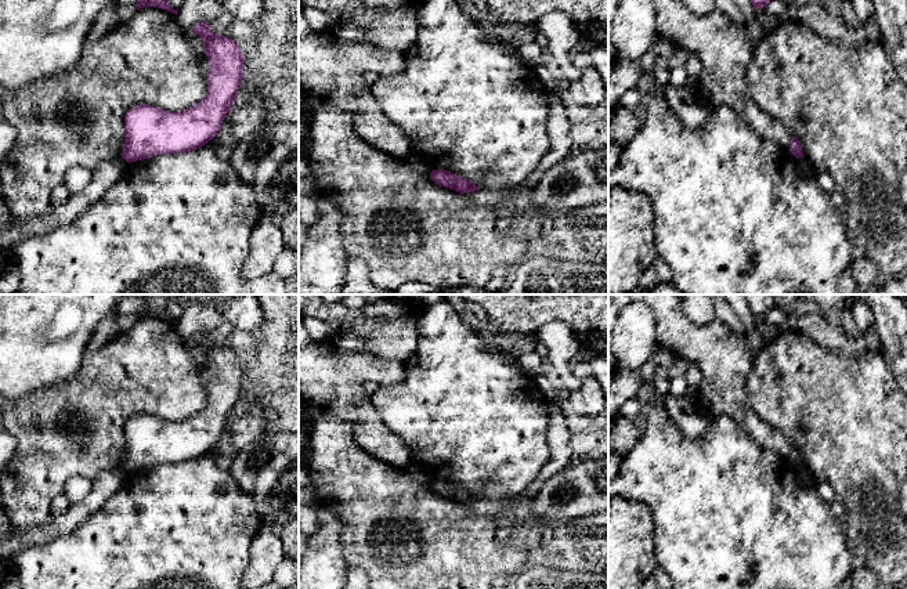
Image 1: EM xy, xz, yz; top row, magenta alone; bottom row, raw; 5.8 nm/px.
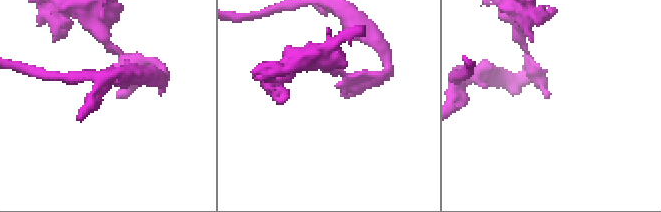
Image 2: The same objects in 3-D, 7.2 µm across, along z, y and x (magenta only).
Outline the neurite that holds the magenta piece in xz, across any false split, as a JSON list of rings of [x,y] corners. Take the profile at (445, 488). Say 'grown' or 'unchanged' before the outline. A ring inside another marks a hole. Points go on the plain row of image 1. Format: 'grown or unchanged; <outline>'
unchanged; [[[431,480],[430,483],[430,488],[441,495],[441,496],[445,496],[445,498],[449,498],[449,499],[454,499],[459,503],[465,503],[465,502],[473,502],[473,501],[478,501],[480,498],[469,491],[469,489],[465,489],[462,488],[460,485],[456,485],[448,480]]]

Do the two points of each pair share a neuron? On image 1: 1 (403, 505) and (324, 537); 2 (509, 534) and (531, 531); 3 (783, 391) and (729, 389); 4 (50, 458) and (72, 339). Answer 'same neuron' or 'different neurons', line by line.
1: different neurons
2: same neuron
3: different neurons
4: different neurons

